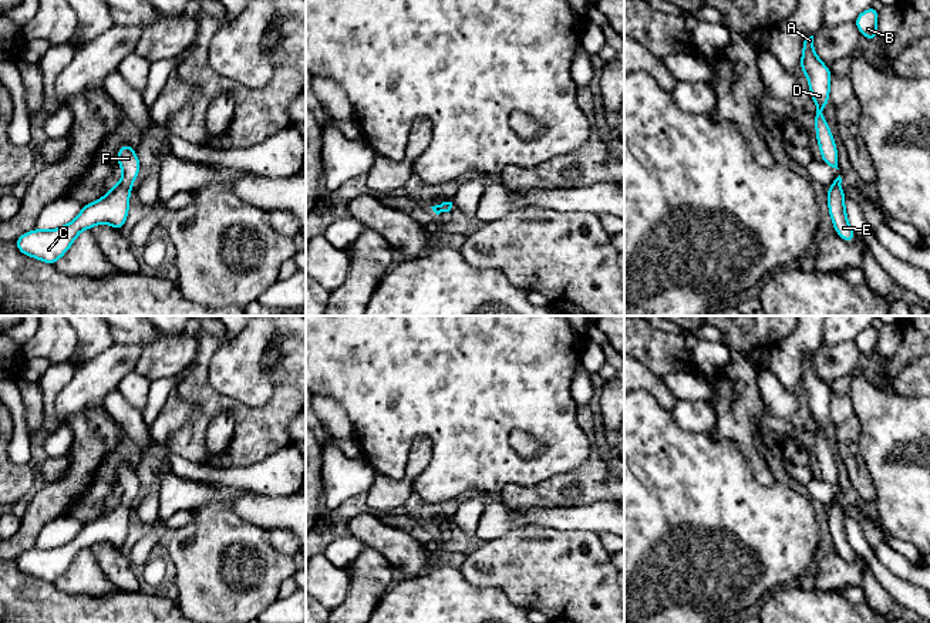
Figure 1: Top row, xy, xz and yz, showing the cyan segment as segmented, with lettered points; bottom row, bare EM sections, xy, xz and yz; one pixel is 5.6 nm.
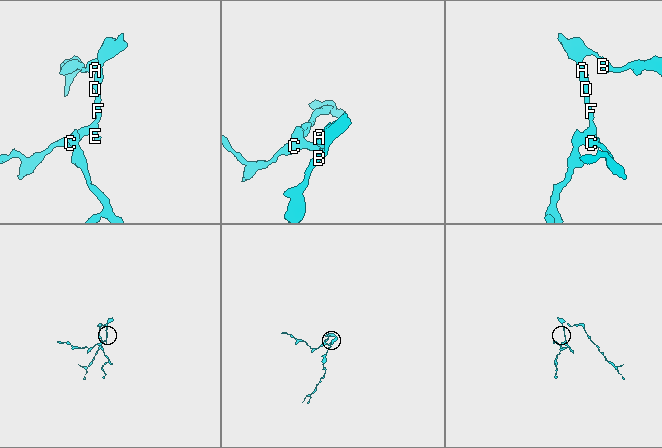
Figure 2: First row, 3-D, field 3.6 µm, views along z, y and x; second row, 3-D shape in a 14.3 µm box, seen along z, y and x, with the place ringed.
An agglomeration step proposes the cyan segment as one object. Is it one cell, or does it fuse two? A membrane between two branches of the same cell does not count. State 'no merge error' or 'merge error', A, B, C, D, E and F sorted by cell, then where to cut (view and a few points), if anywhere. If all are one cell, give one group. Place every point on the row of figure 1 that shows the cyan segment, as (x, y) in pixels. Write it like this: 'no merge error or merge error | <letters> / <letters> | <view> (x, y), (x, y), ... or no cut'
no merge error | A B C D E F | no cut

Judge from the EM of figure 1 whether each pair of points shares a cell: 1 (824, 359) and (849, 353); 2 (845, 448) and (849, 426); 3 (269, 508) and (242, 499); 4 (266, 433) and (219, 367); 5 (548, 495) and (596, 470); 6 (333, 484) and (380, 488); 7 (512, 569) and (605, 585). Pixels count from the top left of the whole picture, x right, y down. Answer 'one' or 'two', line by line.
1: one
2: one
3: one
4: two
5: one
6: two
7: one

